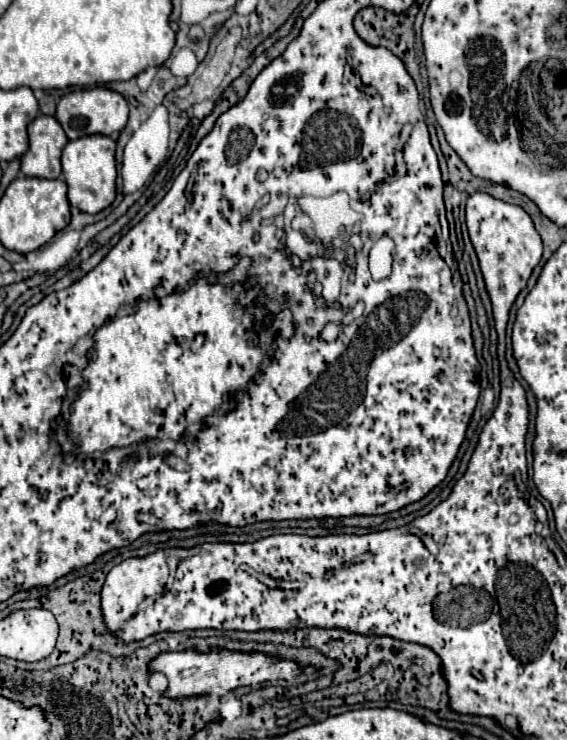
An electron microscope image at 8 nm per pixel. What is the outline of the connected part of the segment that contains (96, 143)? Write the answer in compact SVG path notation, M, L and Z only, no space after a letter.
M93 134L67 142L63 148L63 176L69 186L69 202L87 214L97 214L113 204L117 196L117 164L115 142L109 136Z

